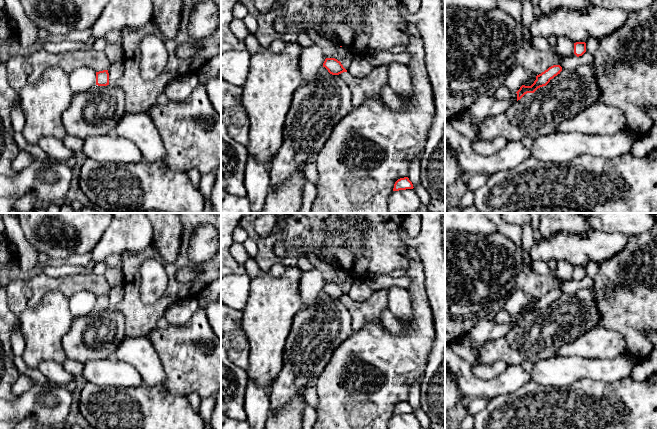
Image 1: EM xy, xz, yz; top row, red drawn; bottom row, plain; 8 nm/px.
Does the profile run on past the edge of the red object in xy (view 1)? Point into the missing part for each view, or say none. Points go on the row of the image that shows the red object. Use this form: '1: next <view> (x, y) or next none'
1: next xy (93, 113)

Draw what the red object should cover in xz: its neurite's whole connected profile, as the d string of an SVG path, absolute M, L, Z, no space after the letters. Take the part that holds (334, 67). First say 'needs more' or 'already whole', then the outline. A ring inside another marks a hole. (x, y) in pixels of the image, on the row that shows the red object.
needs more; M326 58L318 78L295 91L282 145L269 169L271 188L279 188L303 163L315 157L336 124L354 108L352 93L340 77L343 72L347 70L340 61Z

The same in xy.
needs more; M103 70L96 72L96 85L89 91L74 93L71 105L62 114L62 122L67 135L85 139L114 134L116 123L125 112L125 93L116 84L109 84L108 70Z

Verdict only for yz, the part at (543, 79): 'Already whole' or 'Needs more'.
Needs more

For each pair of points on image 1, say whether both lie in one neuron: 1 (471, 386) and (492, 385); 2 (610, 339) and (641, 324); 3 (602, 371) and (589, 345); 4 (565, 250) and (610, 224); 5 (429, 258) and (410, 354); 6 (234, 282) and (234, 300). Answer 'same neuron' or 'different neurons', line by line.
1: same neuron
2: different neurons
3: different neurons
4: different neurons
5: different neurons
6: same neuron

